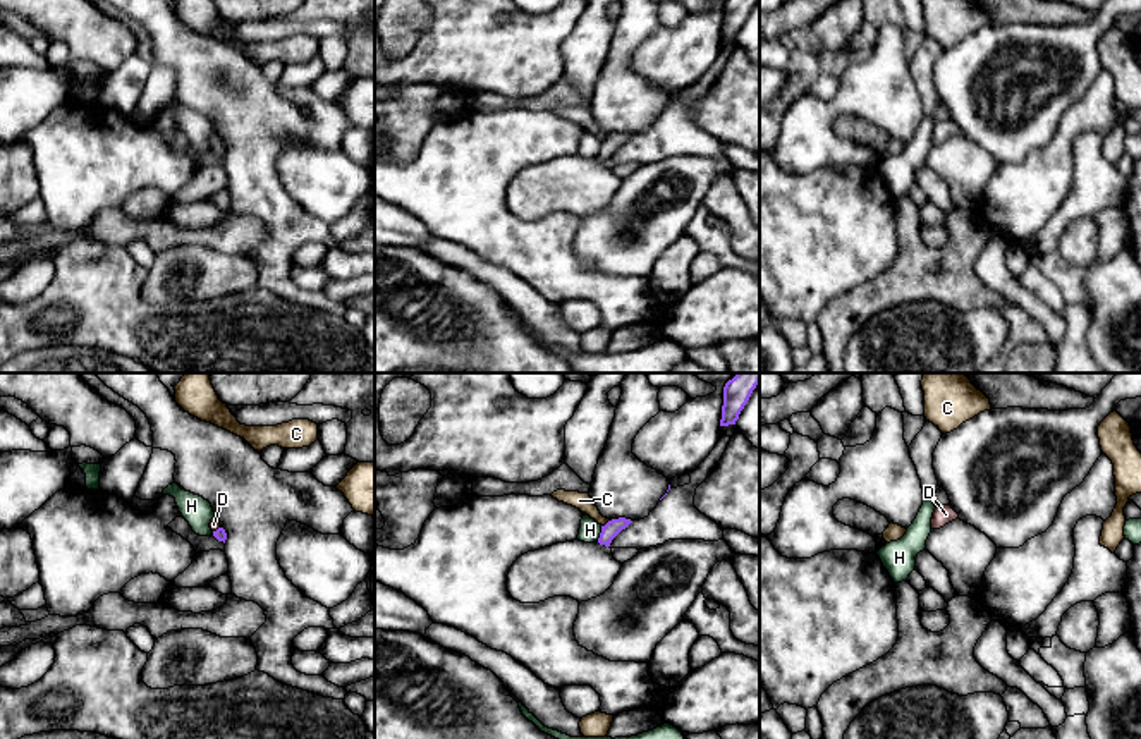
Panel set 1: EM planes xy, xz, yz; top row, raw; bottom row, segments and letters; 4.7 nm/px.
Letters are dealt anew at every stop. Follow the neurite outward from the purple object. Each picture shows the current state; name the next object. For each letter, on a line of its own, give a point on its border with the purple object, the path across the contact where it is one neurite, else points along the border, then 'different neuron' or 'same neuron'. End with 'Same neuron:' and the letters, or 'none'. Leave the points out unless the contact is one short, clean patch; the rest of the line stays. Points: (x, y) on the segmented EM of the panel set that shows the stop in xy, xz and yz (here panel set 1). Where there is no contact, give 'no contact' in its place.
C: meets purple in xz at (609, 521); border along xz (612, 519), (602, 526); different neuron
D: meets purple in xy at (219, 528); runs through xy (220, 535), (219, 528), (213, 525); same neuron
H: meets purple in xz at (600, 533); border along xz (602, 526), (597, 540); different neuron
Same neuron: D

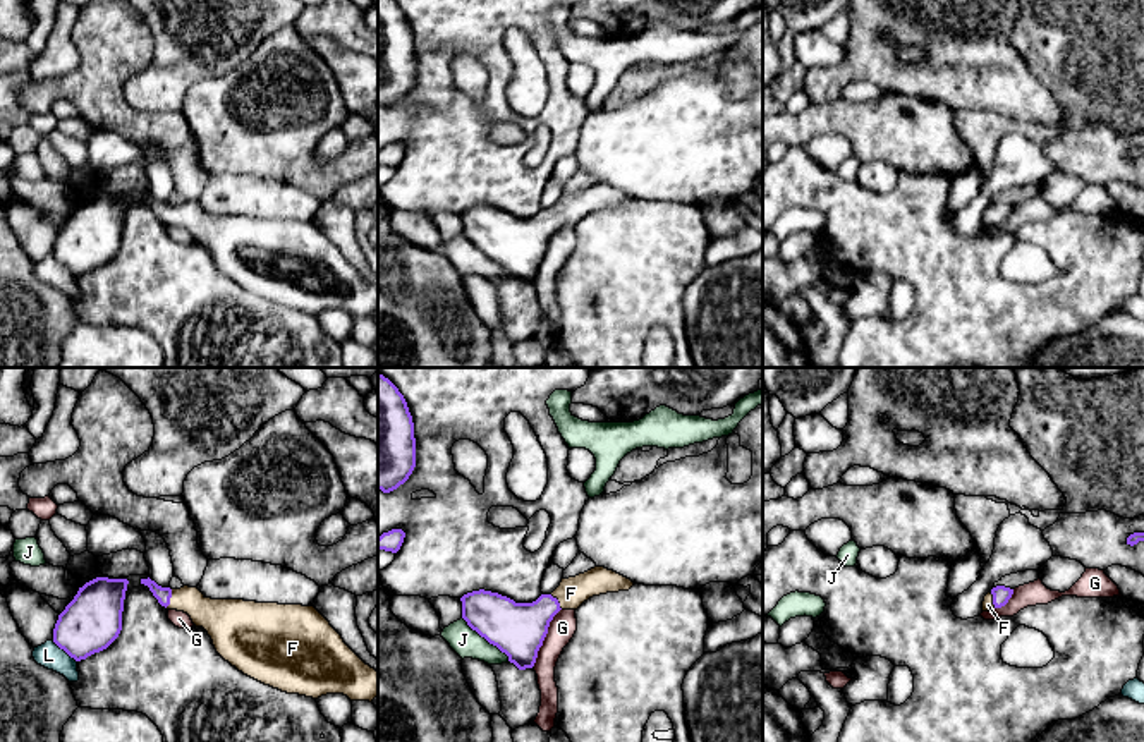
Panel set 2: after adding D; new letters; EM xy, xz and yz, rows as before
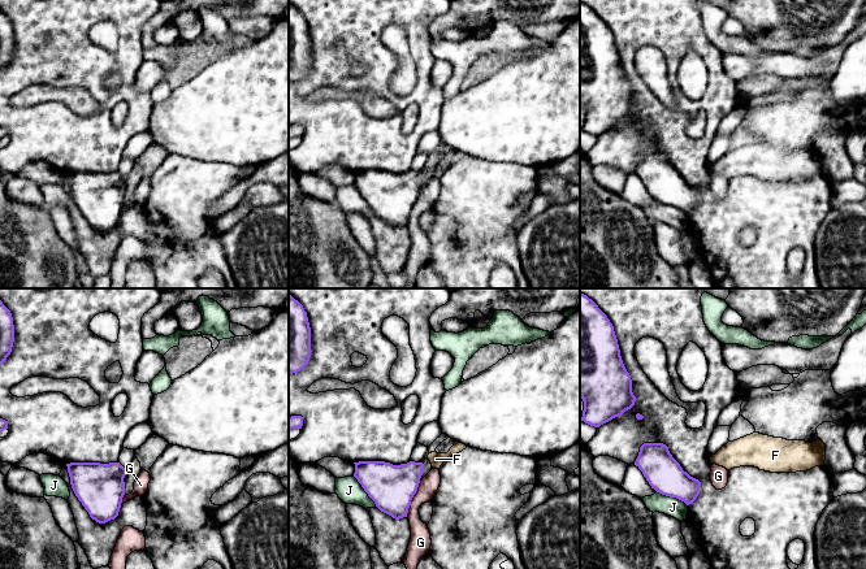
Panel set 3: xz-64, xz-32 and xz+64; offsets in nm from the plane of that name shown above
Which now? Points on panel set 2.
F: meets purple in xy at (170, 596); runs through xy (164, 595), (170, 596), (219, 617); same neuron
G: meets purple in xz at (545, 636); different neuron
J: meets purple in xz at (486, 639); different neuron
L: meets purple in xy at (64, 650); different neuron
Same neuron: F

